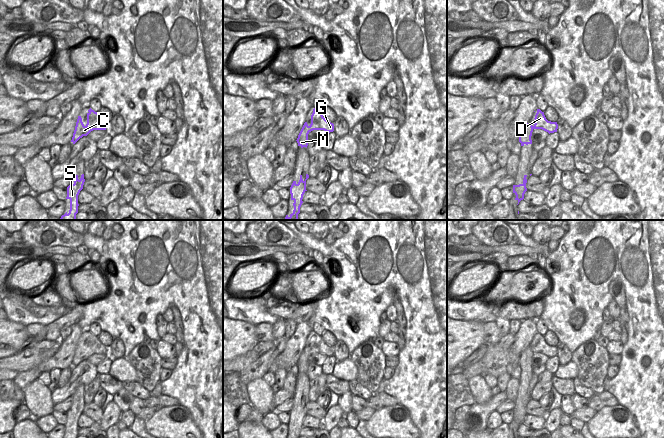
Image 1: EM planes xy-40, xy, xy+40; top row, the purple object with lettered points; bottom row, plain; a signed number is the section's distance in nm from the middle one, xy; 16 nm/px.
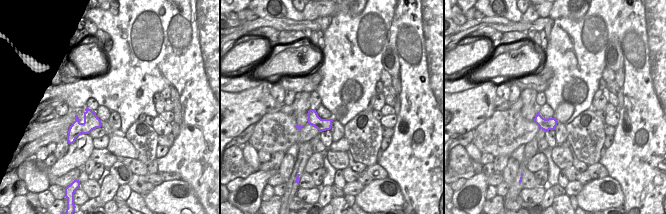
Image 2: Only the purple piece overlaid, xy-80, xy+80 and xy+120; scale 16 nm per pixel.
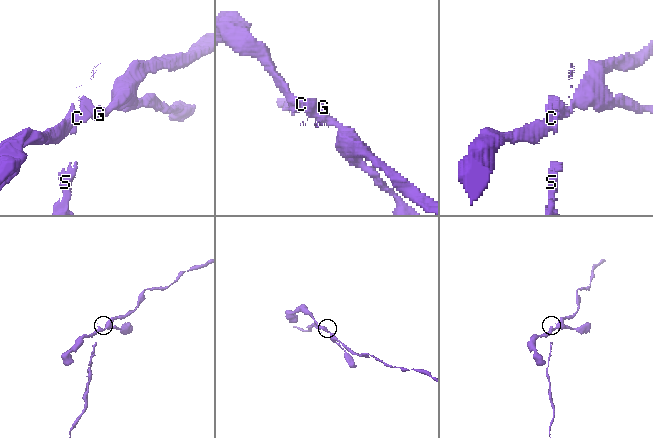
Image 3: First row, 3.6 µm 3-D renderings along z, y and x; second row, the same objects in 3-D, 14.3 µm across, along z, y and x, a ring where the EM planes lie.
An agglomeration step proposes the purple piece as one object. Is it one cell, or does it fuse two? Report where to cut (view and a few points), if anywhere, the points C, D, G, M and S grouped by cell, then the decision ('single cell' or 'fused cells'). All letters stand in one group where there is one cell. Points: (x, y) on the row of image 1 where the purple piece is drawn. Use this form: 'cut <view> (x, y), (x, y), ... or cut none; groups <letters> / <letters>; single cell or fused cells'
cut xy (302, 127), (308, 133); groups C D G / M S; fused cells

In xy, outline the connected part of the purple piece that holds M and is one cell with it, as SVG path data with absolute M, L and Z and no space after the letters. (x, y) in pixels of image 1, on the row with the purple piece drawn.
M305 128L301 129L296 141L298 143L298 146L300 146L301 148L303 148L303 147L307 148L307 146L308 146L308 131Z

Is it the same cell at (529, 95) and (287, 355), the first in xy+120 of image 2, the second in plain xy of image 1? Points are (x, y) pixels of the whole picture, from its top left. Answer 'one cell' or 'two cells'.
one cell

